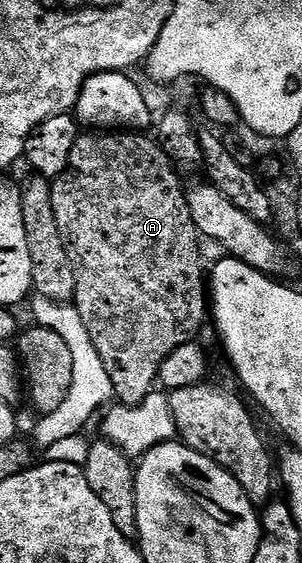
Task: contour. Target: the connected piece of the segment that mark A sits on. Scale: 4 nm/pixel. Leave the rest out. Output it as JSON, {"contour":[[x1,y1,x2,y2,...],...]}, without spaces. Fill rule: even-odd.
{"contour":[[83,132,77,144,73,144,73,152,69,156,67,170,51,182,53,211,60,229,61,240,64,241,65,252,71,261,73,276,76,277,76,290,73,299,75,311,81,316,85,328,89,332,89,340,93,340,93,348,97,356,105,364,105,372,109,372,109,380,115,389,115,398,122,405,136,406,145,400,147,394,156,389,159,381,159,369,169,356,169,352,177,352,181,344,189,344,200,336,199,325,209,318,209,290,205,285,205,266,199,263,199,242,201,235,193,224,193,216,189,216,187,190,179,183,180,175,171,161,163,155,154,137,146,138,143,132]]}

